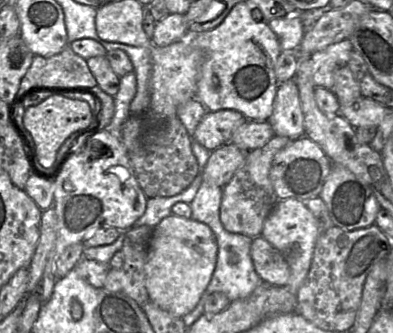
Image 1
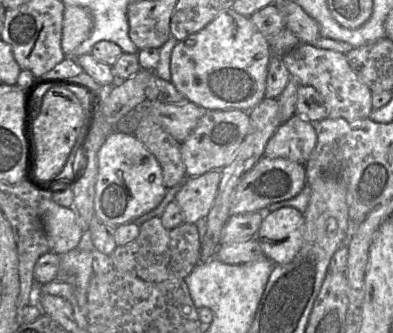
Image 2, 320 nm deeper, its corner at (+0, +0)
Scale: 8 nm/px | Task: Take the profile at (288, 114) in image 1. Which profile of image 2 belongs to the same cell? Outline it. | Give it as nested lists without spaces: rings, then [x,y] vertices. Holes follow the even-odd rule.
[[[294,114],[276,129],[266,144],[264,156],[284,158],[305,165],[315,145],[314,124]]]

